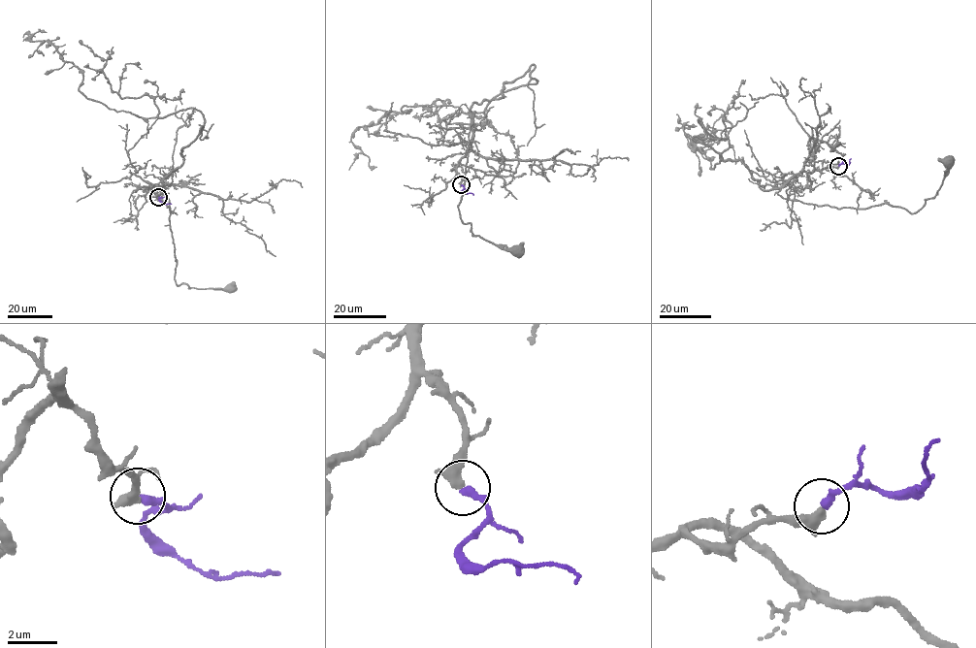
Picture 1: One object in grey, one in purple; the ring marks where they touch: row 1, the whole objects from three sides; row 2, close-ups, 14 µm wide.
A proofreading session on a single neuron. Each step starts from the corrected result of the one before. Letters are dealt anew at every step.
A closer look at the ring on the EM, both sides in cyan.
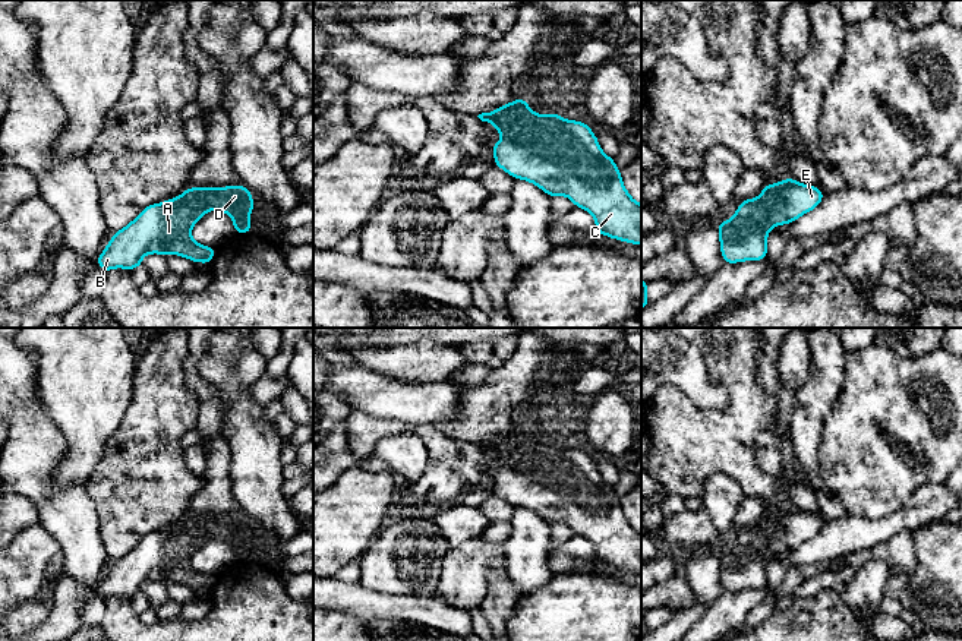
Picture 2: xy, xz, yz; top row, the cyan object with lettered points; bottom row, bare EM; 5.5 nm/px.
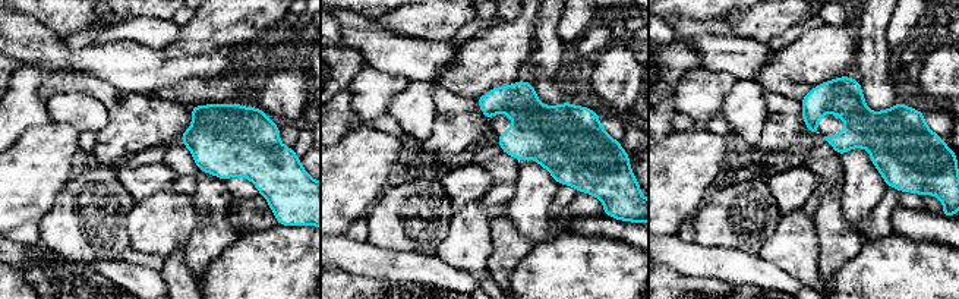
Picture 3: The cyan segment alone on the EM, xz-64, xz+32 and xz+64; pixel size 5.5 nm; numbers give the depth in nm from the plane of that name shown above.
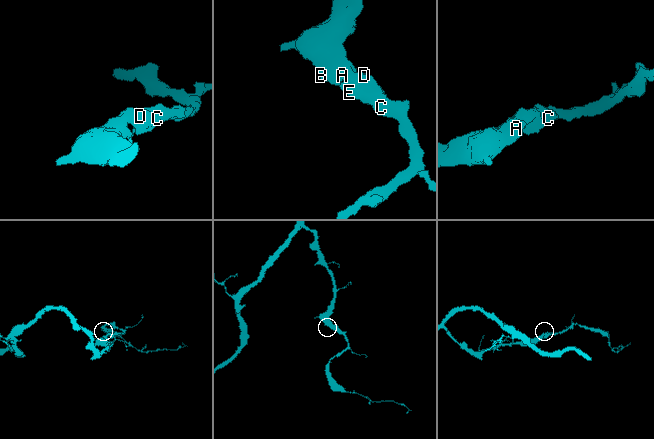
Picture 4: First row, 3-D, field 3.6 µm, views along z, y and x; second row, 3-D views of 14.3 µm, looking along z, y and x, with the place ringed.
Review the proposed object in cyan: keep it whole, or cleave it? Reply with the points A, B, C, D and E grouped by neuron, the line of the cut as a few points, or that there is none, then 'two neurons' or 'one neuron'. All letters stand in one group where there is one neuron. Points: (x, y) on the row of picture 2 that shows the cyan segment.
A B C D E; no cut; one neuron

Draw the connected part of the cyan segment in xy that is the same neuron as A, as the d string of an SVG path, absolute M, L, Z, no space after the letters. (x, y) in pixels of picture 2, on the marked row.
M242 184L227 187L190 187L179 198L152 203L124 228L116 231L97 258L100 268L136 269L149 253L179 255L209 265L215 247L198 244L190 231L206 211L224 211L231 217L236 234L249 234L255 195Z

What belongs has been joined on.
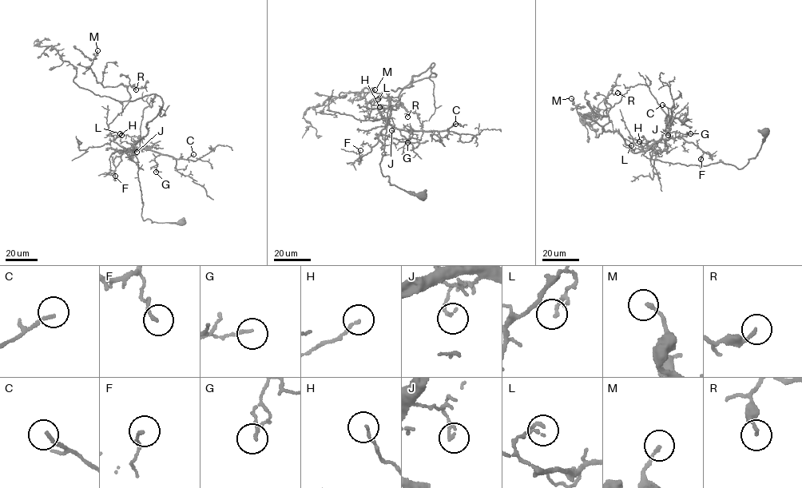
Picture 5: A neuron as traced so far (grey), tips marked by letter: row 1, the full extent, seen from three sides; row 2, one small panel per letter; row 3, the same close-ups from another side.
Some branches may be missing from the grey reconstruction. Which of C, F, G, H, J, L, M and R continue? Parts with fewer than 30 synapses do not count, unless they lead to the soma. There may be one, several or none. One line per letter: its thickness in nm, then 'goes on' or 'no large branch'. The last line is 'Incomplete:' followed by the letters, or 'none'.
C: calibre 150 nm; no large branch
F: calibre 120 nm; no large branch
G: calibre 120 nm; no large branch
H: calibre 110 nm; no large branch
J: calibre 140 nm; no large branch
L: calibre 140 nm; no large branch
M: calibre 140 nm; no large branch
R: calibre 160 nm; no large branch
Incomplete: none

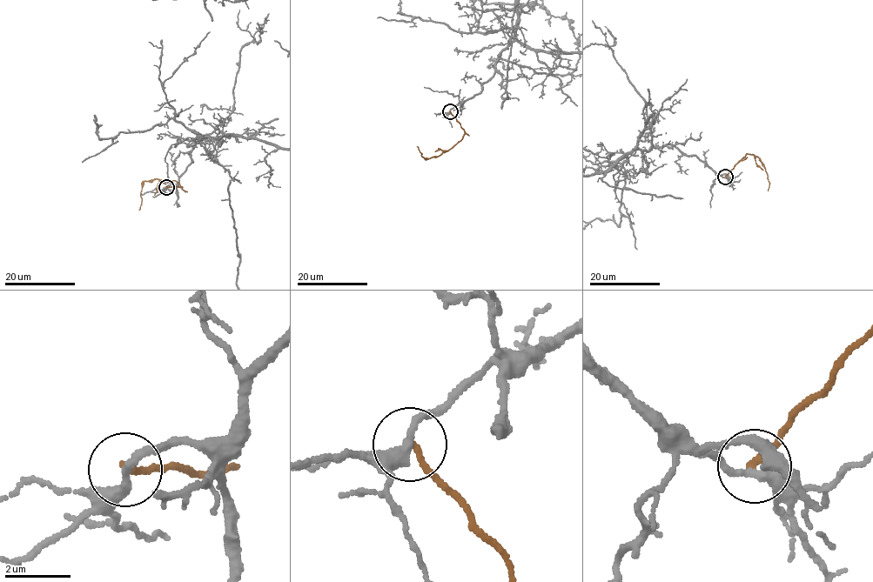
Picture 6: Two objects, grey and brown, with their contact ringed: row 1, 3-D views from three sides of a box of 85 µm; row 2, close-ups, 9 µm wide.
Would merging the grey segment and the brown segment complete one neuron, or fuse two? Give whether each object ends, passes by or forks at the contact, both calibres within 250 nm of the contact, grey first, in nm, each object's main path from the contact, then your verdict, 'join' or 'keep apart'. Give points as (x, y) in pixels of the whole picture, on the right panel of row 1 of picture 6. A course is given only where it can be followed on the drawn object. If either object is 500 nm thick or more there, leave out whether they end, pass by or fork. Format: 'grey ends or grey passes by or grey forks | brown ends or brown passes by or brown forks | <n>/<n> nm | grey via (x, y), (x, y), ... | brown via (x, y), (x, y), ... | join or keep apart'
grey passes by | brown ends | 280/170 nm | brown via (726, 177), (747, 154), (754, 155), (767, 172), (768, 190) | keep apart

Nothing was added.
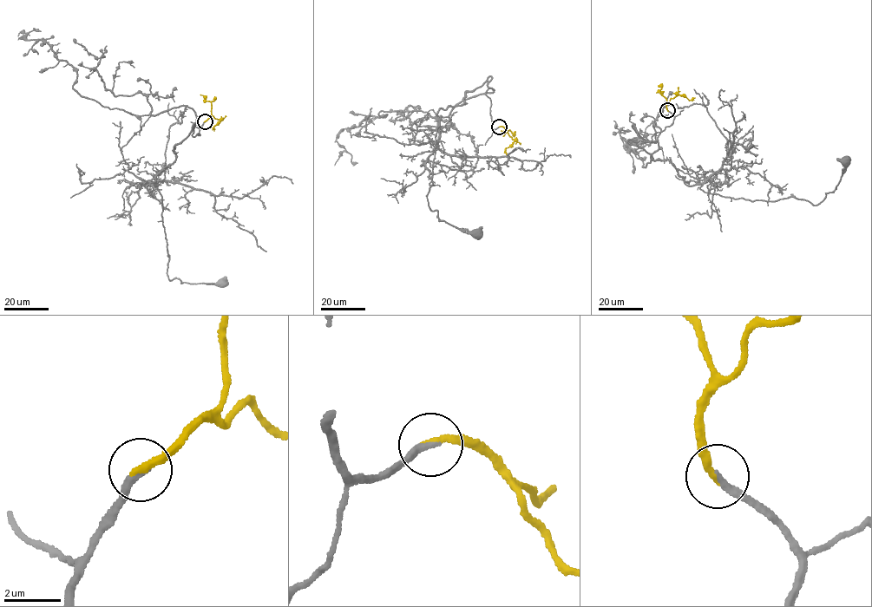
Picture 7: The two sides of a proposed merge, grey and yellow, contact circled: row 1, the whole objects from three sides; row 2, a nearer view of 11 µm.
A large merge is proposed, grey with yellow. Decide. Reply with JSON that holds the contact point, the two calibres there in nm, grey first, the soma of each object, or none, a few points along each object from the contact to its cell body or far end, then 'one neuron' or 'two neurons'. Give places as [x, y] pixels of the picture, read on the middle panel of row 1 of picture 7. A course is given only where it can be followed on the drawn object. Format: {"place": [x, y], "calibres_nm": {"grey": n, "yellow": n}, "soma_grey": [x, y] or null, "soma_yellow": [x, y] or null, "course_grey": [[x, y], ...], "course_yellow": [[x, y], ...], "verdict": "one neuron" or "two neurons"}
{"place": [499, 127], "calibres_nm": {"grey": 280, "yellow": 240}, "soma_grey": [477, 233], "soma_yellow": null, "course_grey": [[499, 127], [490, 76], [464, 103], [439, 109], [428, 205], [478, 233]], "course_yellow": [[499, 127], [504, 127], [514, 140], [505, 148], [506, 154]], "verdict": "one neuron"}

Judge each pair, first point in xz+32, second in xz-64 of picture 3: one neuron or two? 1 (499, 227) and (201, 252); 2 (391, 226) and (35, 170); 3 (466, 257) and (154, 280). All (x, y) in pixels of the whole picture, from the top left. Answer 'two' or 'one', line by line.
1: two
2: two
3: two

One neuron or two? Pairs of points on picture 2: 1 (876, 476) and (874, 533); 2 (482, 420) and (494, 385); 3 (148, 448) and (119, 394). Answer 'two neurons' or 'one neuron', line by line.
1: two neurons
2: one neuron
3: two neurons

